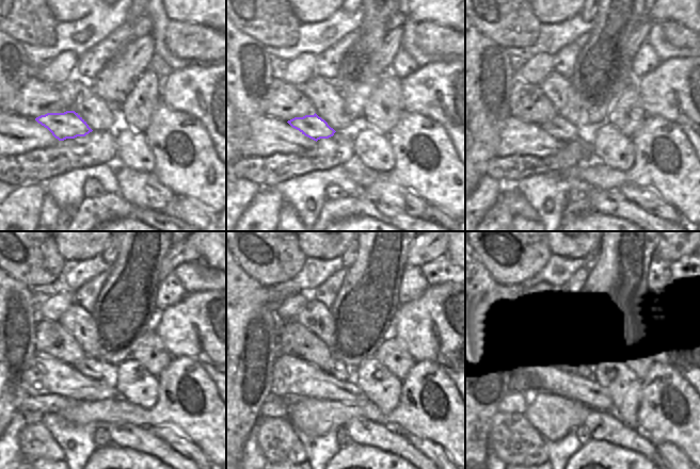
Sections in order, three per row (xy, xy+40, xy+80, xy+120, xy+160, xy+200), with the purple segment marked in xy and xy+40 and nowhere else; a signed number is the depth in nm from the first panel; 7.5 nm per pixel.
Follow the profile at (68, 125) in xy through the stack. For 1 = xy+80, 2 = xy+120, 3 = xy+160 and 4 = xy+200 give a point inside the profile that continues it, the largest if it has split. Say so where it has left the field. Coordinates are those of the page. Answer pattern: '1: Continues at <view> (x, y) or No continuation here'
1: Continues at xy+80 (558, 128)
2: Continues at xy+120 (92, 368)
3: Continues at xy+160 (335, 368)
4: Continues at xy+200 (582, 372)

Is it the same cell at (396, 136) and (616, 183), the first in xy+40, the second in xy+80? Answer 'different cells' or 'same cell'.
same cell

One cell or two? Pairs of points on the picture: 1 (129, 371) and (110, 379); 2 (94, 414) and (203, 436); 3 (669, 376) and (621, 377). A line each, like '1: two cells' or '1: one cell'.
1: two cells
2: one cell
3: two cells

